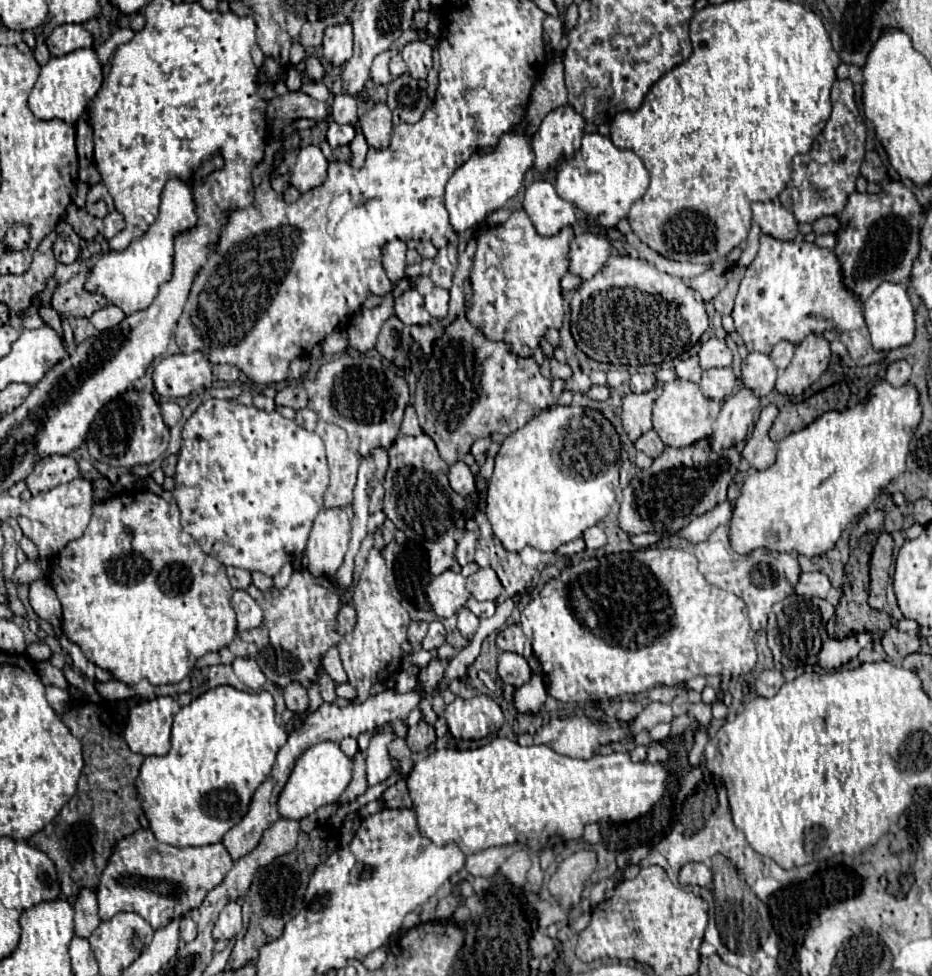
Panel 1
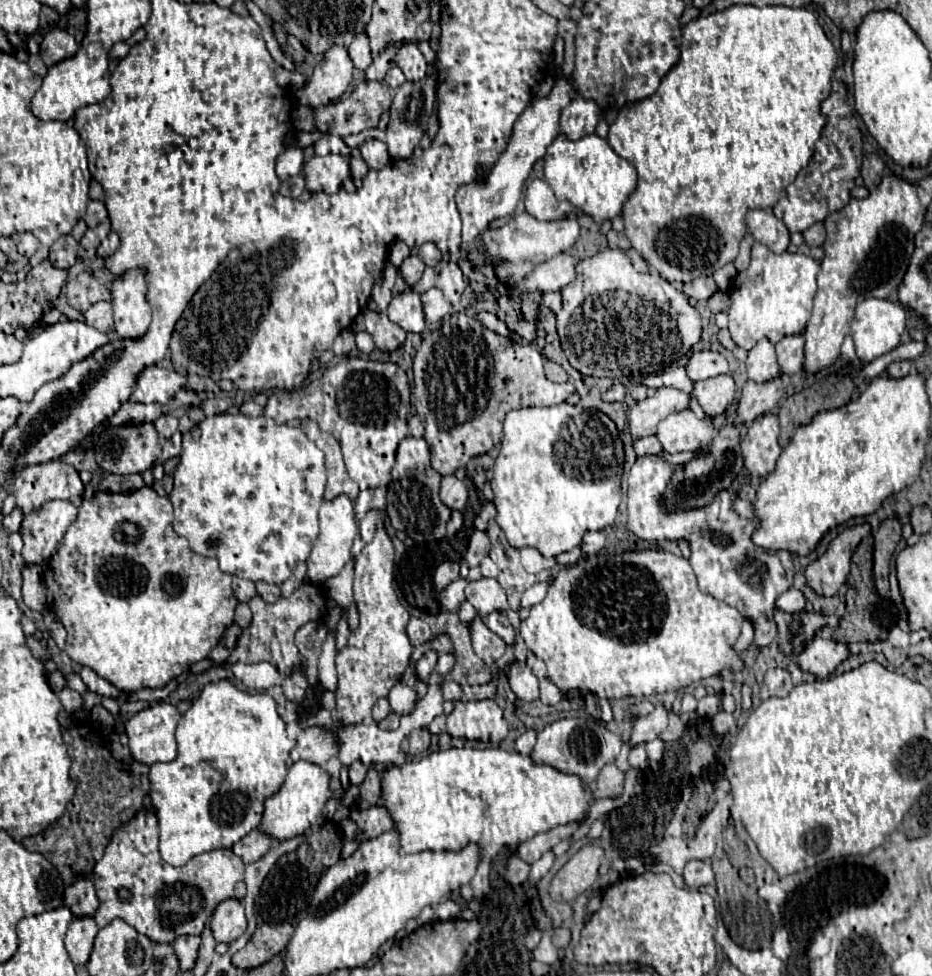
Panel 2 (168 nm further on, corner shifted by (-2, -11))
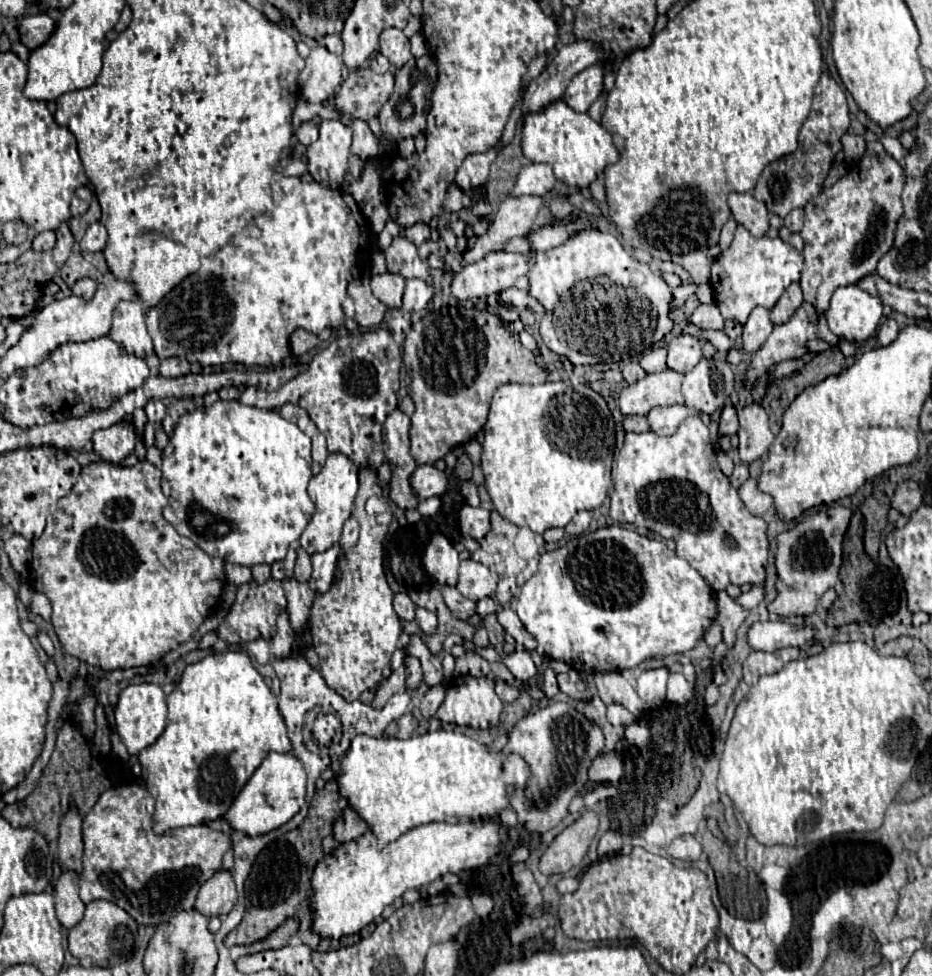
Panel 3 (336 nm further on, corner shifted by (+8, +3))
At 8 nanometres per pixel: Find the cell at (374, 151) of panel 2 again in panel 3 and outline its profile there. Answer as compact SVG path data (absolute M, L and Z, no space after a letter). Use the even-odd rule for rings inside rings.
M353 119L353 145L351 145L351 153L361 157L363 161L377 157L379 155L379 143L377 137L371 133L367 121L361 119Z

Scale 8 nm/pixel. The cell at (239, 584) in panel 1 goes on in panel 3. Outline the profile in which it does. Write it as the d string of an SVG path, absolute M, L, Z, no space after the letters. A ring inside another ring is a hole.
M225 563L225 575L227 575L227 581L237 585L237 587L247 583L247 581L251 581L251 569L249 567L241 567L241 565Z

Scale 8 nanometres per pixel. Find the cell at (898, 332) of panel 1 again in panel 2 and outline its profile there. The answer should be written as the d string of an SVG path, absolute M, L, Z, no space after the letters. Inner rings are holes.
M865 299L855 307L855 315L851 321L851 337L855 341L857 357L863 363L869 363L889 351L893 351L899 345L899 339L905 331L905 319L907 313L903 307L891 303L889 299Z

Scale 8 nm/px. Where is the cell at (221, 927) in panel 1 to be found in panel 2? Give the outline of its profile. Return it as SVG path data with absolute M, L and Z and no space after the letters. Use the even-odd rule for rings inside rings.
M235 897L221 901L211 915L209 927L213 931L215 941L231 943L237 937L241 937L245 933L245 927L247 927L247 919L245 919L245 913L243 913L243 903Z

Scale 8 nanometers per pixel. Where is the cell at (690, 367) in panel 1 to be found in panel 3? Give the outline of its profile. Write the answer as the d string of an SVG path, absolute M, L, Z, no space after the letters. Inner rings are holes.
M651 349L643 355L641 359L641 367L647 373L661 373L667 369L667 349Z

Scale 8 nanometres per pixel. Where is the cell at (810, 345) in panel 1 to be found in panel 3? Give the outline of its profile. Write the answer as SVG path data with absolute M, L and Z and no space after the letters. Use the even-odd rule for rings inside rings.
M867 131L865 141L867 141L867 153L859 161L855 173L849 173L847 177L839 179L833 187L823 189L817 197L813 197L805 205L805 225L801 229L801 237L805 241L805 249L803 249L805 269L799 285L803 291L803 299L815 307L815 317L823 317L827 313L829 299L837 287L859 283L863 277L875 273L879 259L893 245L897 221L903 215L901 189L907 179L903 167L883 149L881 141L871 131Z

